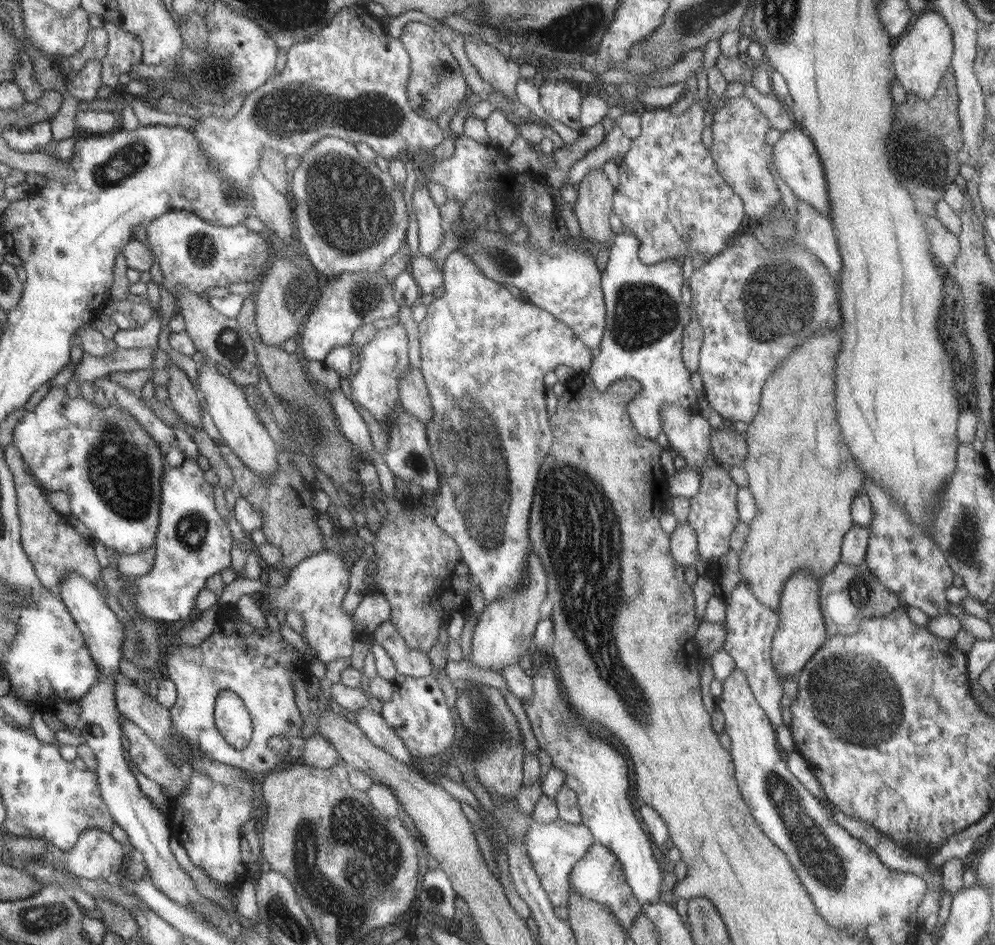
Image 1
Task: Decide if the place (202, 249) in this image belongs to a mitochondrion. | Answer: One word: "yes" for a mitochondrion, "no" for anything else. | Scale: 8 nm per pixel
yes

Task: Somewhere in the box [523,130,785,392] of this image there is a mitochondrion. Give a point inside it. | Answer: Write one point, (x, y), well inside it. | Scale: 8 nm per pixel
(643, 314)

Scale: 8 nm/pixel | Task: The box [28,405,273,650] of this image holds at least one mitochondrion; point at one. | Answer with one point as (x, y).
(120, 470)

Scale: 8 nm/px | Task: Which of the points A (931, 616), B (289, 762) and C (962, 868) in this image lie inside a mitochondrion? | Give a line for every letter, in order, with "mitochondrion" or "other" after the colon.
A: other
B: other
C: other

